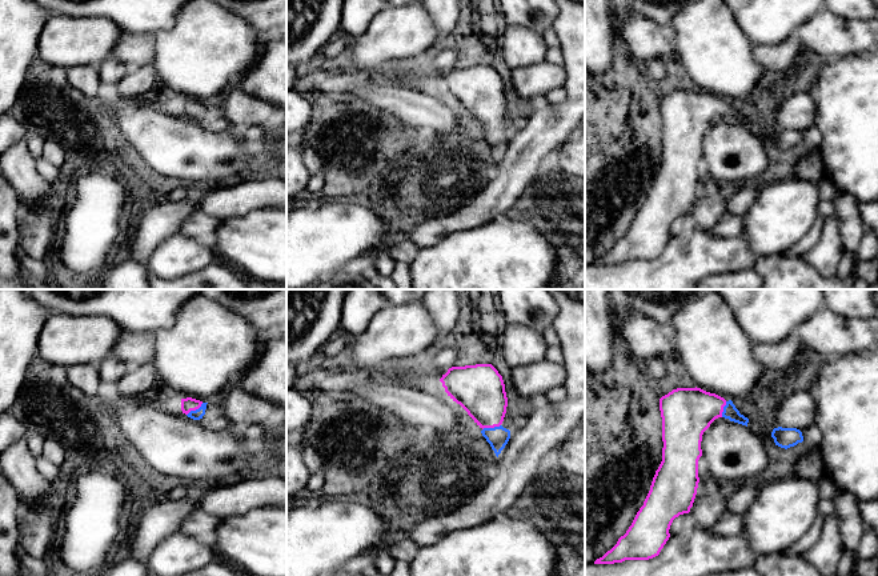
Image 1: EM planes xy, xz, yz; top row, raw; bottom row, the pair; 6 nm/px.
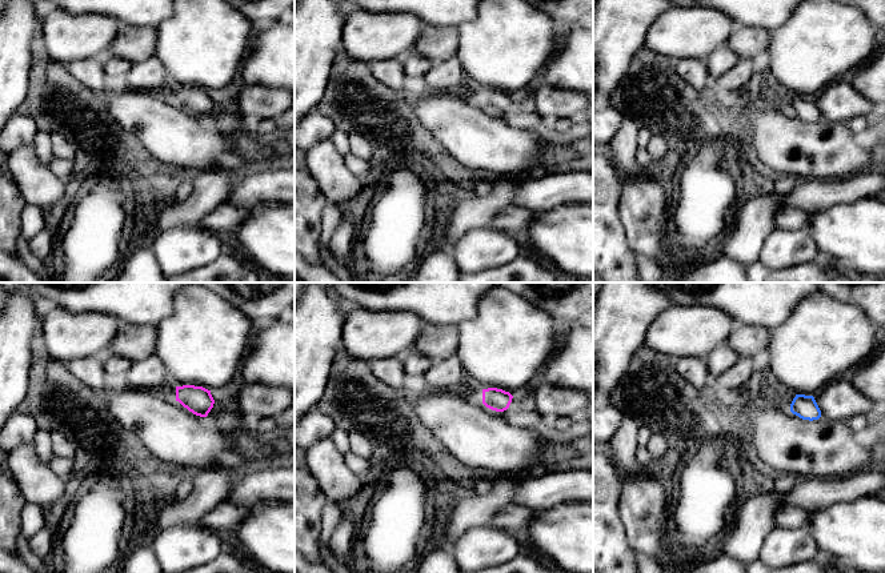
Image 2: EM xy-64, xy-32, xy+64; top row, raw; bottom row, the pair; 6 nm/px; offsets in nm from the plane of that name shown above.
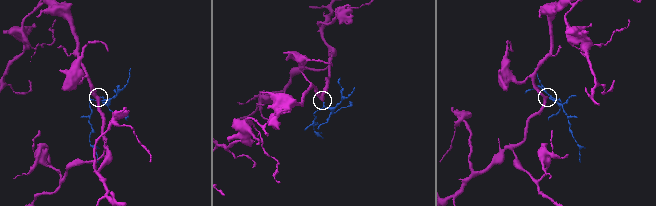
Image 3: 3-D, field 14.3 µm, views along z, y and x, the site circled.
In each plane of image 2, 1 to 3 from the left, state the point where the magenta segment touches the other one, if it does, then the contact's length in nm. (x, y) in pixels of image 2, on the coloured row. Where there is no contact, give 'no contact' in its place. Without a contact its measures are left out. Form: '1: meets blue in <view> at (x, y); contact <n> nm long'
1: no contact
2: no contact
3: no contact

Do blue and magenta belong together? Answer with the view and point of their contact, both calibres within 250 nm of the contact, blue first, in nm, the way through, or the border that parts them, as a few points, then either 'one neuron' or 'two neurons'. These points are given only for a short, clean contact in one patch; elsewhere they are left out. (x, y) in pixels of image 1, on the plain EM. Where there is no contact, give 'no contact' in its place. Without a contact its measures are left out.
xz (490, 130) | 130/300 nm | across xz (498, 138), (490, 130), (488, 108), (480, 91) | one neuron

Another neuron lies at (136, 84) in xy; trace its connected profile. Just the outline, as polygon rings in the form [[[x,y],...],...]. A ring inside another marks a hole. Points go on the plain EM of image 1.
[[[153,65],[129,68],[128,73],[119,81],[117,89],[123,101],[141,101],[153,91],[159,83]]]

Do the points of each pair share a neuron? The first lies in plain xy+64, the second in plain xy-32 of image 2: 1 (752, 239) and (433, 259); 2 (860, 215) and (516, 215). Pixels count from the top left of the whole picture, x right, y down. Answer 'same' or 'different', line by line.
1: different
2: different

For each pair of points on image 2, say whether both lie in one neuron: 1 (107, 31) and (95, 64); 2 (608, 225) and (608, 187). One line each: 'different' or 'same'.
1: different
2: same

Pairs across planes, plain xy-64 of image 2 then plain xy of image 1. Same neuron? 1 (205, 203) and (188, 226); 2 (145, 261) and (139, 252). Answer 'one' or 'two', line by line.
1: two
2: two

